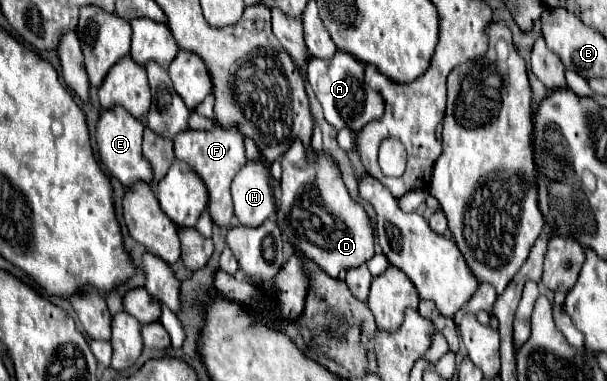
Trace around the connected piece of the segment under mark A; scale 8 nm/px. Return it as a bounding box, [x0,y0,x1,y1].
[308,51,386,131]

